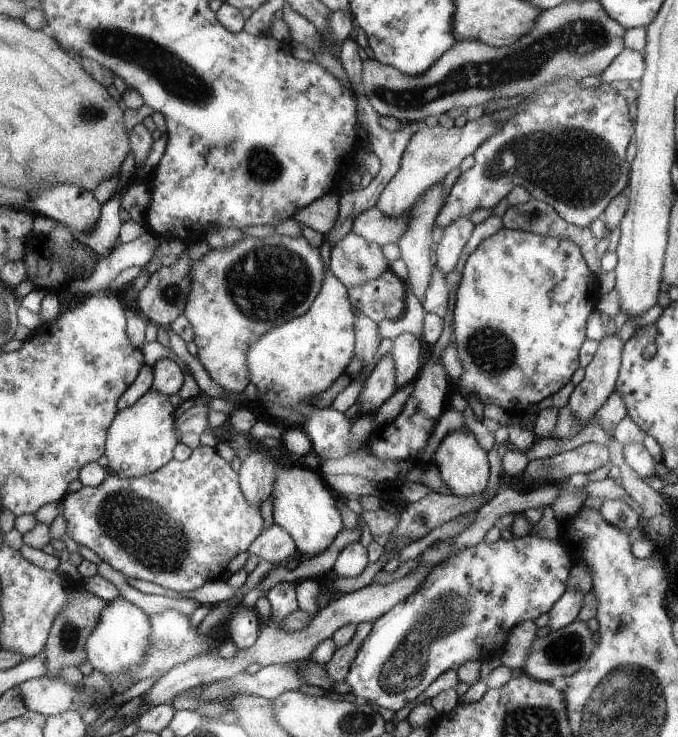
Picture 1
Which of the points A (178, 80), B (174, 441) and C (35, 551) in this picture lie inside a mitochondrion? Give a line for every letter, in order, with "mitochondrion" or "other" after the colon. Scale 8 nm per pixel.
A: mitochondrion
B: other
C: other

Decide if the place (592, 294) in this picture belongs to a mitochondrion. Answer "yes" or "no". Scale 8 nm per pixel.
no

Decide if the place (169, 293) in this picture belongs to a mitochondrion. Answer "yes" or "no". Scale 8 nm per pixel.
yes

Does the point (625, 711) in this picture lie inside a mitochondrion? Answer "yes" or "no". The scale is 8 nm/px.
yes

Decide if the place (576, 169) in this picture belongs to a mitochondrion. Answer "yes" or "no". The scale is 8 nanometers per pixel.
yes

